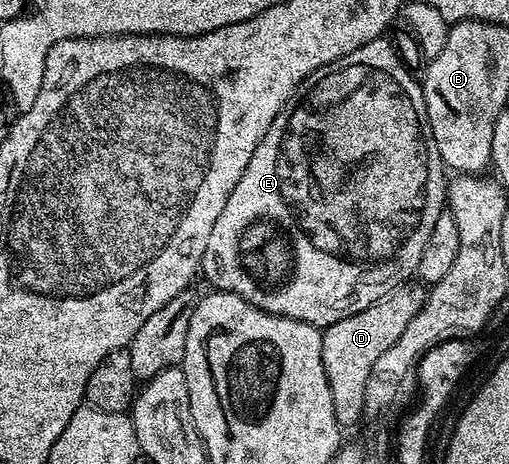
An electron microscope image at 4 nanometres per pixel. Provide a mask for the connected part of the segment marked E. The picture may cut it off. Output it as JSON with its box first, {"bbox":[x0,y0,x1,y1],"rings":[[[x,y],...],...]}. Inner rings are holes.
{"bbox":[201,37,448,328],"rings":[[[389,37],[377,38],[308,75],[276,120],[272,120],[264,140],[260,140],[256,152],[252,152],[244,176],[236,180],[236,188],[232,188],[228,204],[224,204],[224,212],[220,212],[216,224],[212,224],[212,236],[208,236],[208,248],[204,248],[202,257],[201,277],[206,277],[215,291],[240,296],[248,300],[248,304],[269,314],[300,320],[319,328],[331,326],[336,320],[344,320],[344,316],[364,312],[368,304],[376,304],[380,296],[415,277],[424,244],[428,244],[428,236],[432,236],[432,227],[436,225],[436,216],[443,214],[447,205],[447,189],[448,171],[442,165],[442,157],[428,124],[419,79],[402,65]]]}

